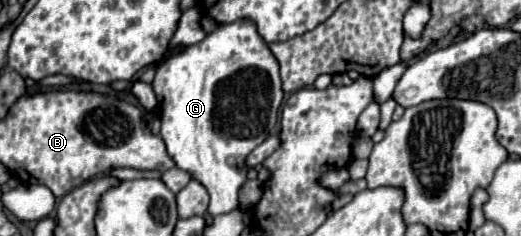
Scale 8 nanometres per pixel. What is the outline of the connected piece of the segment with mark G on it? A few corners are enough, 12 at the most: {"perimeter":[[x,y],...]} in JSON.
{"perimeter":[[251,19],[157,65],[161,139],[239,209],[277,129],[279,63]]}

